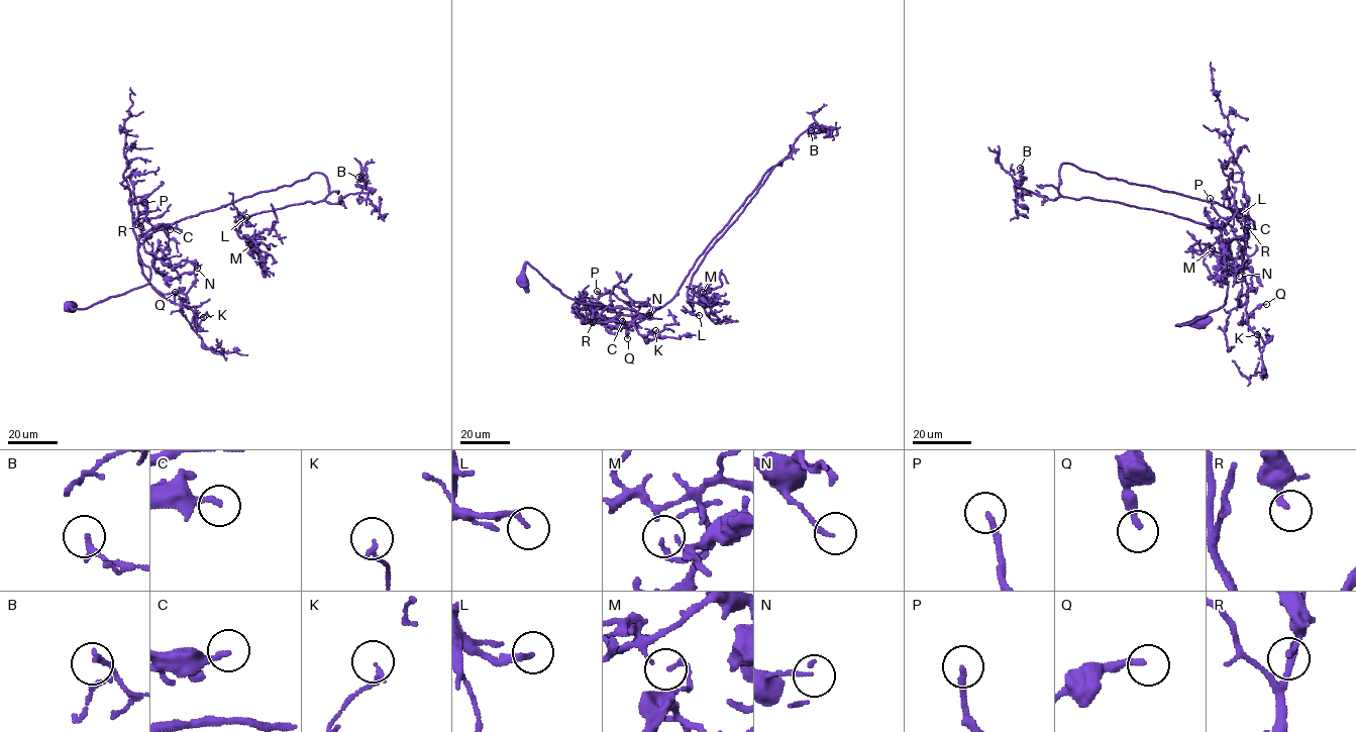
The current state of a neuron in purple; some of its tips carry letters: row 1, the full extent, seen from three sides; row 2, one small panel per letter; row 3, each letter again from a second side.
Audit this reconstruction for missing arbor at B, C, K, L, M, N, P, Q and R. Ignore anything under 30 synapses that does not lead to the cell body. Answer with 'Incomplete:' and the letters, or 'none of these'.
Incomplete: P

